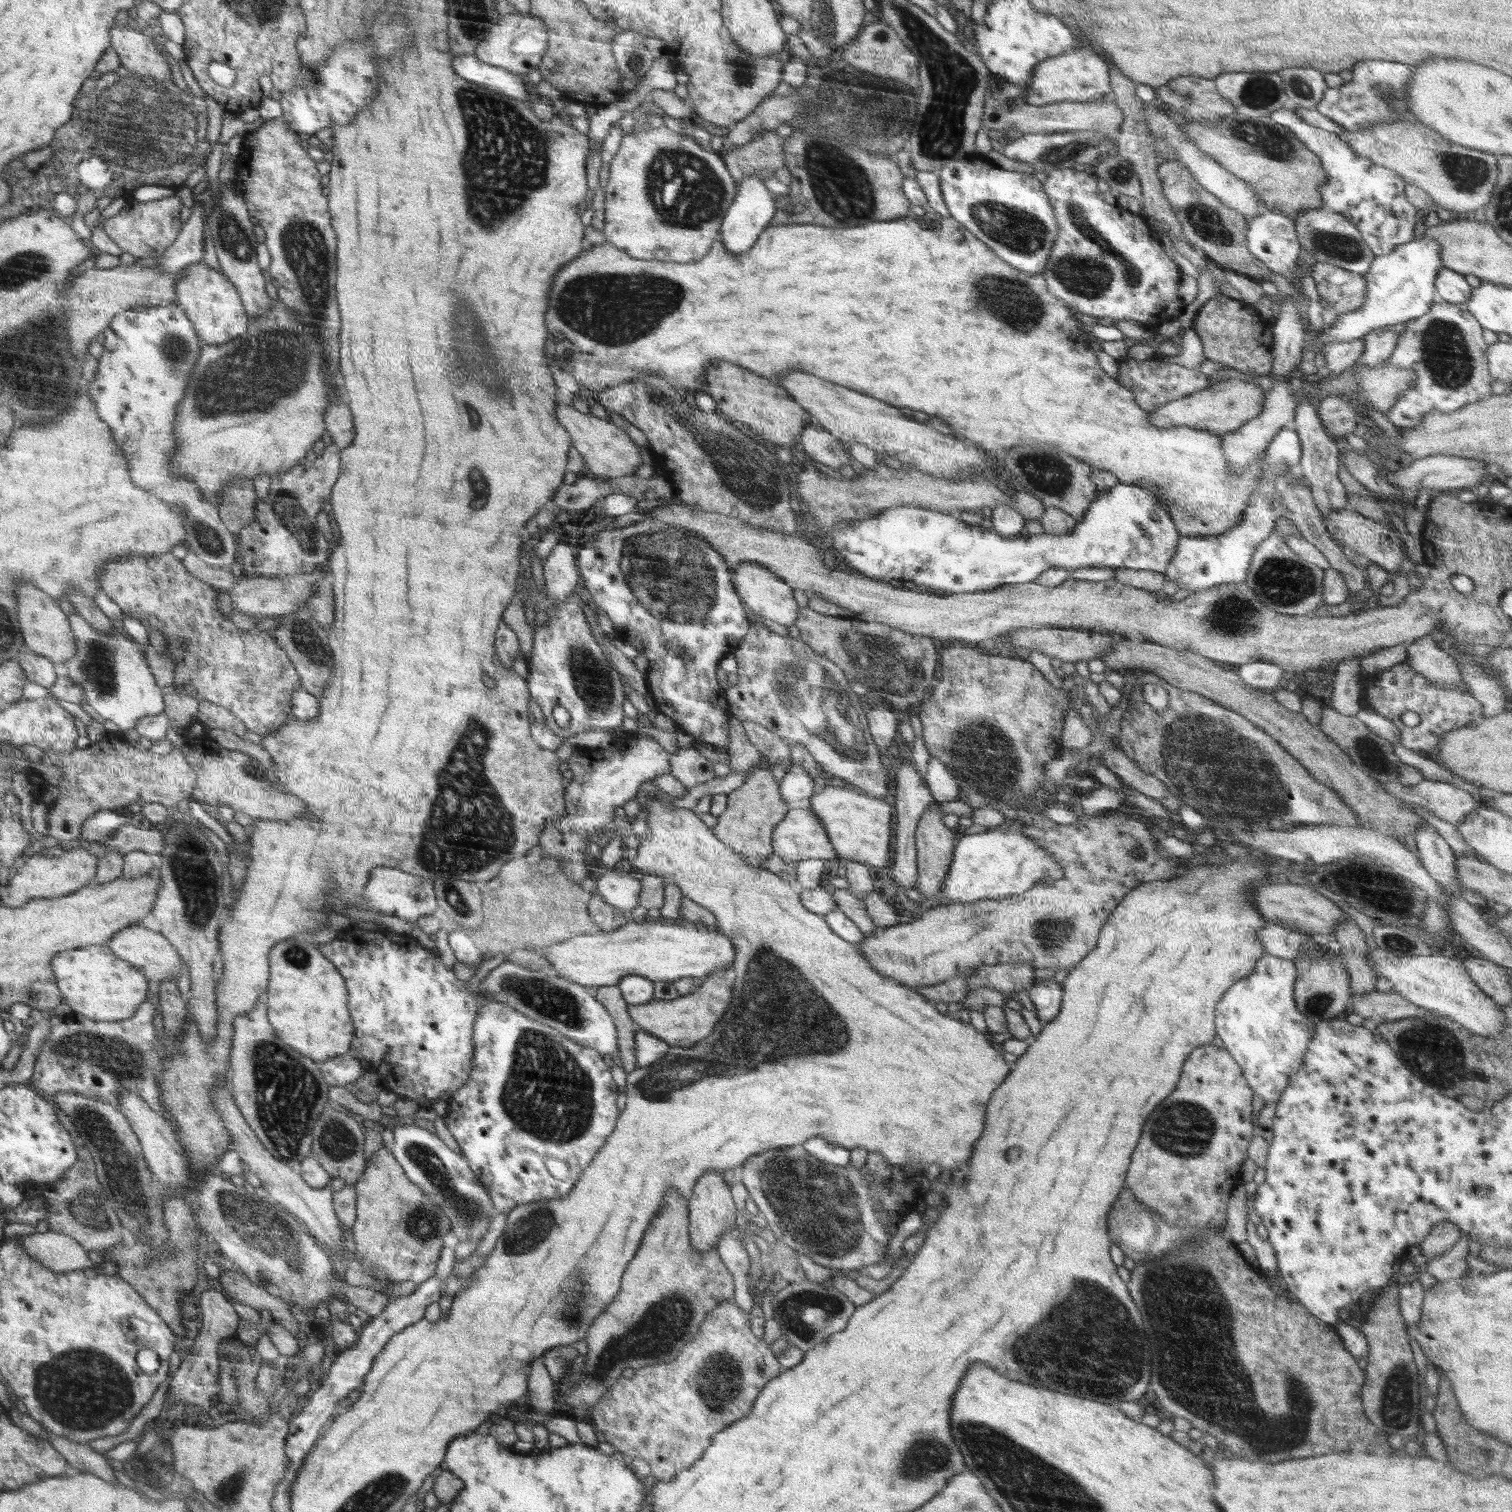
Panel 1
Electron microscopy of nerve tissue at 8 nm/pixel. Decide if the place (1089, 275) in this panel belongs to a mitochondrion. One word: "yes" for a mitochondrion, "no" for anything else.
yes

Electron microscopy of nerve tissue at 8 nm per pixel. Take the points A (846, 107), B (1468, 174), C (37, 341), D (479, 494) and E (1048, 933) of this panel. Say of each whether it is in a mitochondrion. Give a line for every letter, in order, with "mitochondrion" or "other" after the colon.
A: mitochondrion
B: mitochondrion
C: mitochondrion
D: other
E: mitochondrion

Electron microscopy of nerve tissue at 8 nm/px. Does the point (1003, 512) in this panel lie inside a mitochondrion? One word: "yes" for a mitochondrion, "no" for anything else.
no

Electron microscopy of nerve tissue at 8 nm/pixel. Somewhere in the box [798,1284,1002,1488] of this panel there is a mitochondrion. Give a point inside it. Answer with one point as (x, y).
(923, 1459)

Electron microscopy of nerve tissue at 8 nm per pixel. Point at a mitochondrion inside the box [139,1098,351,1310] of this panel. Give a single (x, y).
(265, 1231)

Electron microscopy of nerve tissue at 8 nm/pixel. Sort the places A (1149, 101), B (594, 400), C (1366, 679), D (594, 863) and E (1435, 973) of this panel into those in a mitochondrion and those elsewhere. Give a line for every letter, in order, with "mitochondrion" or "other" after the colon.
A: other
B: other
C: other
D: other
E: other

